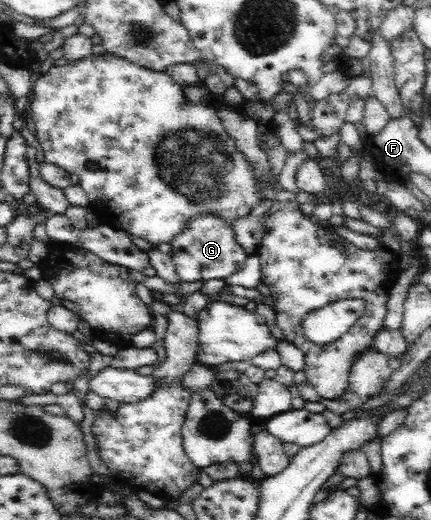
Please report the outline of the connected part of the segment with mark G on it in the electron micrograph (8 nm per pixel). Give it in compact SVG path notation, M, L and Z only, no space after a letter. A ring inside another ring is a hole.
M199 212L186 221L179 233L176 233L169 242L171 245L170 257L179 282L227 280L227 277L243 267L248 254L245 252L245 248L237 243L233 225L233 220L207 212Z

